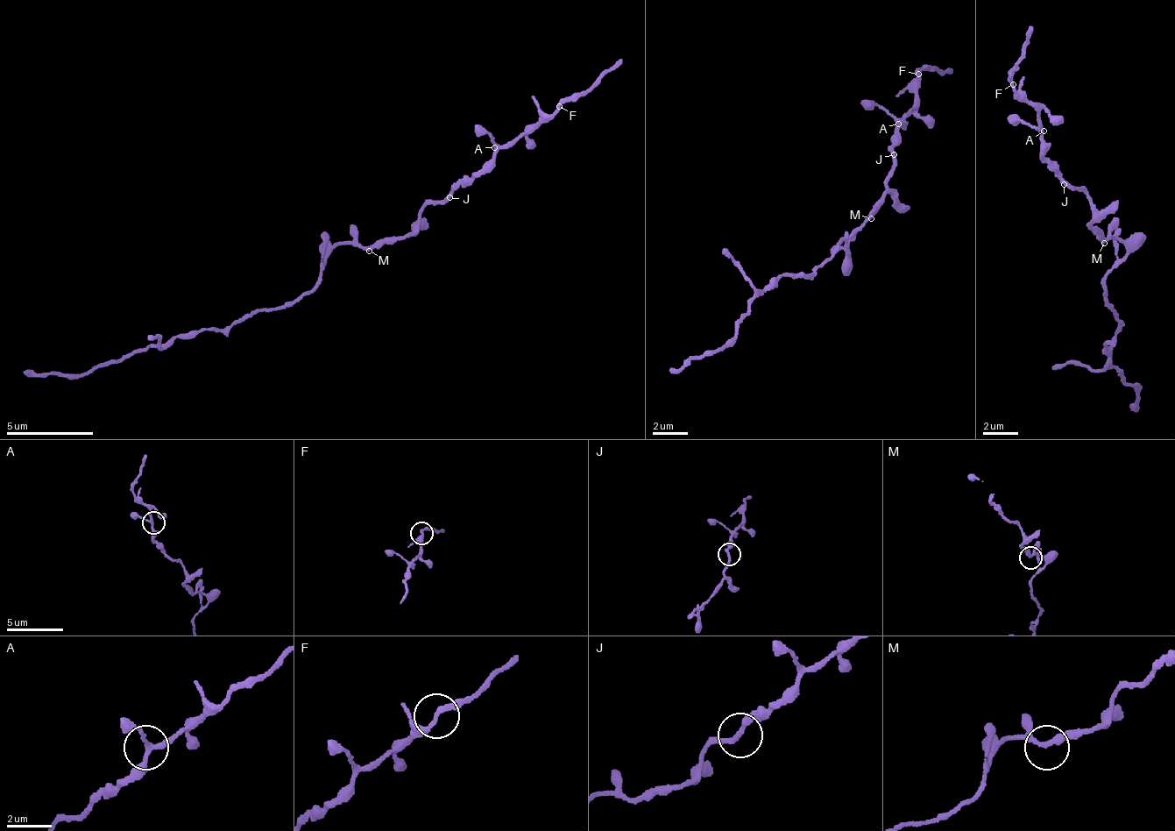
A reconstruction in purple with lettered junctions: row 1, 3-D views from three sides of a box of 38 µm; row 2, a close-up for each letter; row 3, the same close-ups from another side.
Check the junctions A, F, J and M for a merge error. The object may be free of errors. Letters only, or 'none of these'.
none of these

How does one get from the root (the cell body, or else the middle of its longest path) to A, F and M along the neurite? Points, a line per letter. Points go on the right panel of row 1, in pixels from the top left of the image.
A: (1117, 238), (1095, 236), (1089, 224), (1092, 201), (1086, 191), (1064, 184), (1051, 169), (1044, 131)
F: (1117, 238), (1095, 236), (1086, 191), (1064, 184), (1051, 169), (1035, 108), (1019, 98), (1014, 83)
M: (1117, 238), (1107, 236), (1104, 243)

